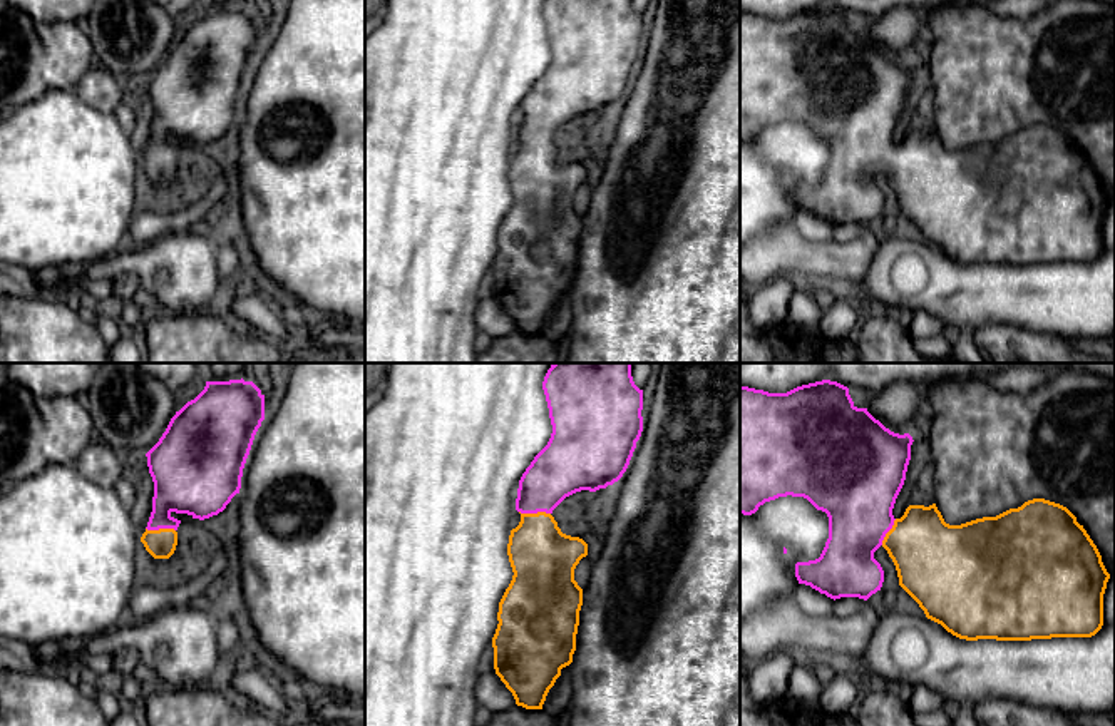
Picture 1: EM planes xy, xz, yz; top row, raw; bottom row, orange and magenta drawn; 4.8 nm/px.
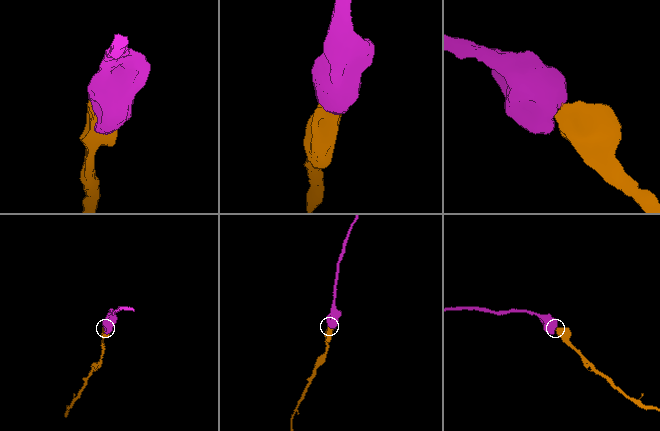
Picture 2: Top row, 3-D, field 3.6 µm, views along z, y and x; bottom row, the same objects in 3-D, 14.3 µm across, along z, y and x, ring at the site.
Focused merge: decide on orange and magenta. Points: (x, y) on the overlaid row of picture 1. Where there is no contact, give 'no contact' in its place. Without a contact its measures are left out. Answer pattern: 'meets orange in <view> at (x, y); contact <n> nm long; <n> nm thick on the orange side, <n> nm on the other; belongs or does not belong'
meets orange in xz at (534, 514); contact 150 nm long; 320 nm thick on the orange side, 260 nm on the other; belongs

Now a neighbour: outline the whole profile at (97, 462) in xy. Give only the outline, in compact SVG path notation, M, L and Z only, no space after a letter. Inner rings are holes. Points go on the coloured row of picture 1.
M97 438L79 453L74 468L104 488L114 488L129 473L126 458Z

